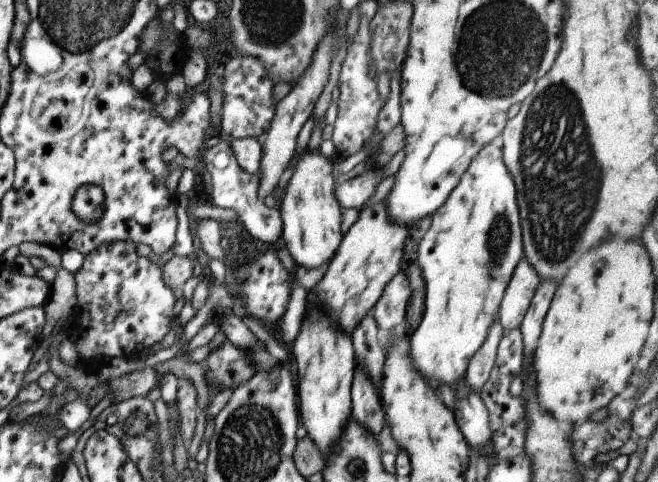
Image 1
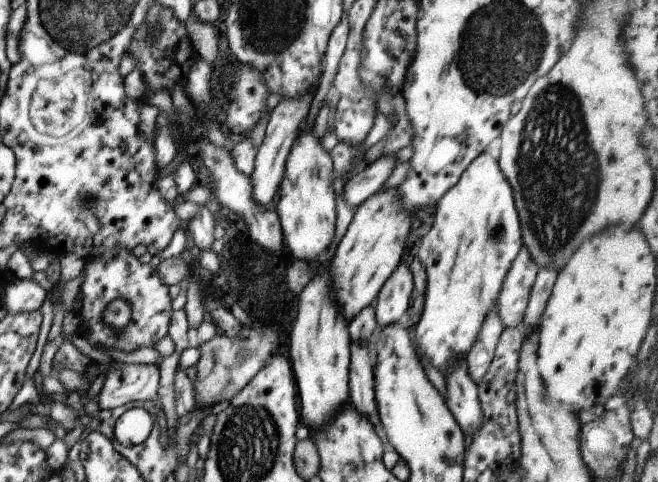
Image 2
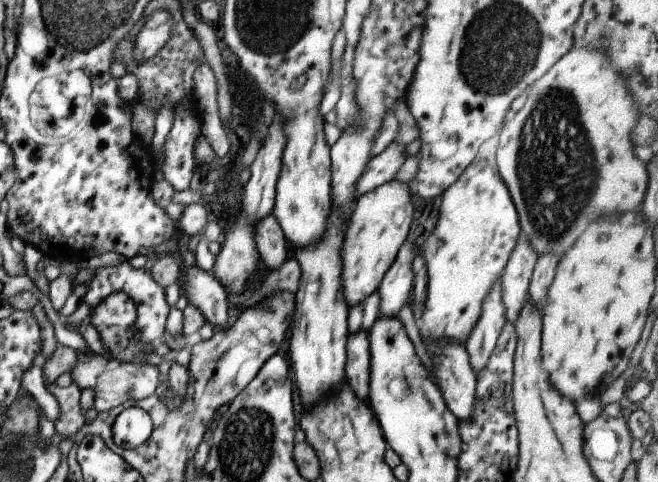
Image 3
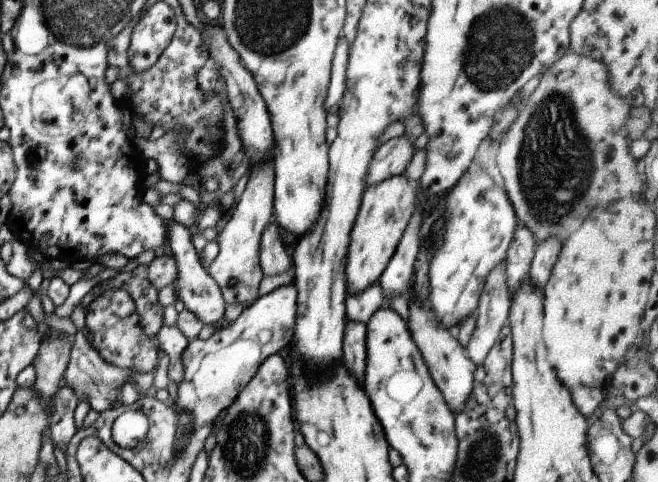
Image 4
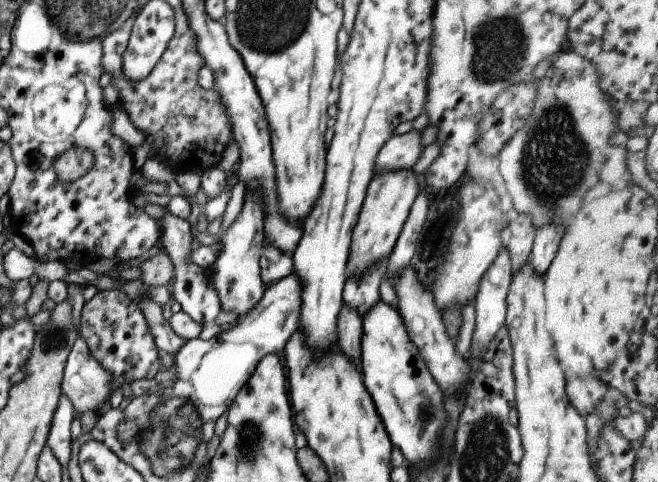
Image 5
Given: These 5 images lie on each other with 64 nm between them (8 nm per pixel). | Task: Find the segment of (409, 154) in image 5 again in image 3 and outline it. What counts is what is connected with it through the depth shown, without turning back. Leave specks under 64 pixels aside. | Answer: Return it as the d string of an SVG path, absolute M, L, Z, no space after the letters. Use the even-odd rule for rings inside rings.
M391 141L383 151L371 157L356 182L354 200L393 179L406 158L405 147L395 141Z

